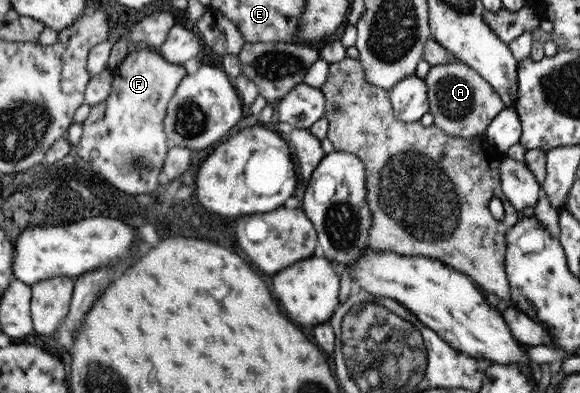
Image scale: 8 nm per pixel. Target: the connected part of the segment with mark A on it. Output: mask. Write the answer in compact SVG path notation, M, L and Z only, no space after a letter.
M457 58L430 66L424 82L432 125L450 136L469 139L483 135L489 122L504 108L495 90L474 69Z

